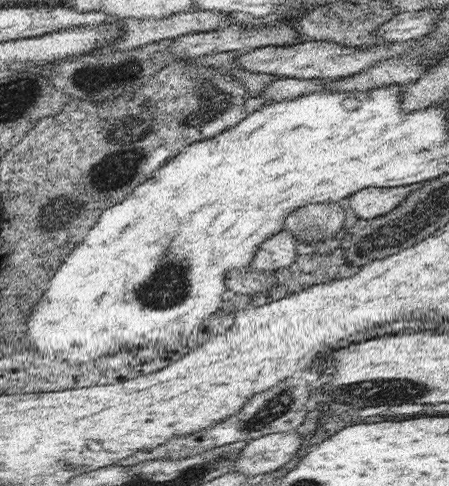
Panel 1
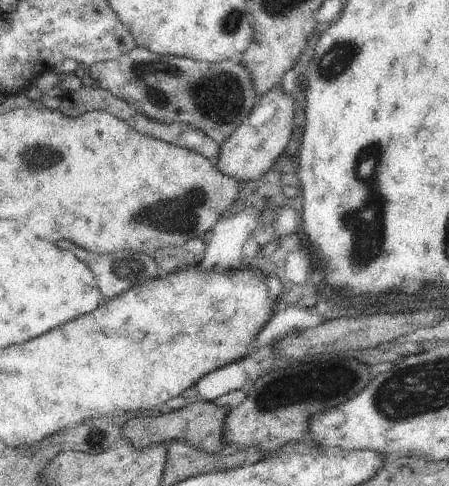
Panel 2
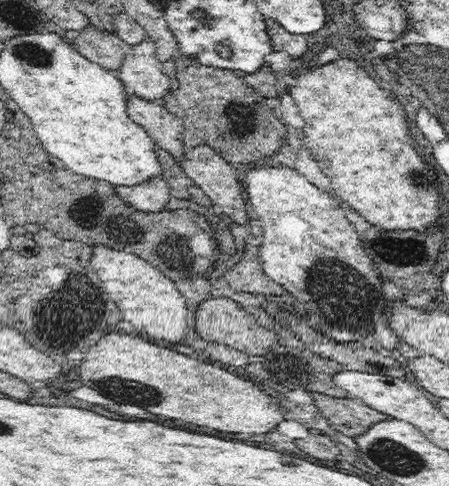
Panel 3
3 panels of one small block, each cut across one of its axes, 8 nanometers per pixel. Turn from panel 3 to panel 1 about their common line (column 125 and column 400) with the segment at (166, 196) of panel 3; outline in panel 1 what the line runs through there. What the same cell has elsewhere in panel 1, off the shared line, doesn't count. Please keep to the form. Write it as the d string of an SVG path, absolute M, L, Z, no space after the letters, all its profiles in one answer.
M423 182L407 184L407 186L401 186L399 190L377 188L377 186L363 188L359 192L349 194L343 200L343 208L349 208L353 214L357 214L357 220L371 220L371 218L377 218L377 216L383 216L383 214L395 210L395 206L403 198L407 198L411 190L417 190L421 186L423 186Z

